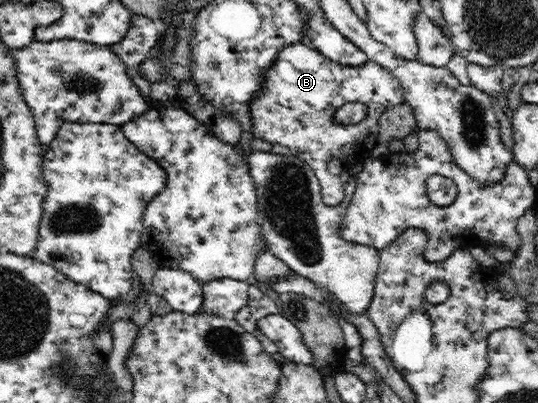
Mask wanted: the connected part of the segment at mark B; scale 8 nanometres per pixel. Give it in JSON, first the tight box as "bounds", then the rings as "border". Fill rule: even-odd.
{"bounds":[250,43,404,206],"border":[[[307,43],[294,45],[280,53],[278,61],[274,61],[274,69],[265,73],[265,83],[261,92],[253,97],[252,116],[253,128],[250,128],[256,139],[264,139],[268,143],[286,145],[293,155],[305,161],[319,179],[321,198],[328,206],[336,206],[344,201],[344,183],[340,180],[340,173],[348,171],[356,164],[362,164],[370,157],[375,148],[379,134],[379,119],[388,107],[403,103],[404,88],[401,81],[384,67],[368,61],[360,67],[347,67],[331,61],[318,53]],[[346,103],[363,103],[367,107],[366,117],[355,124],[342,124],[334,120],[336,109]]]}

